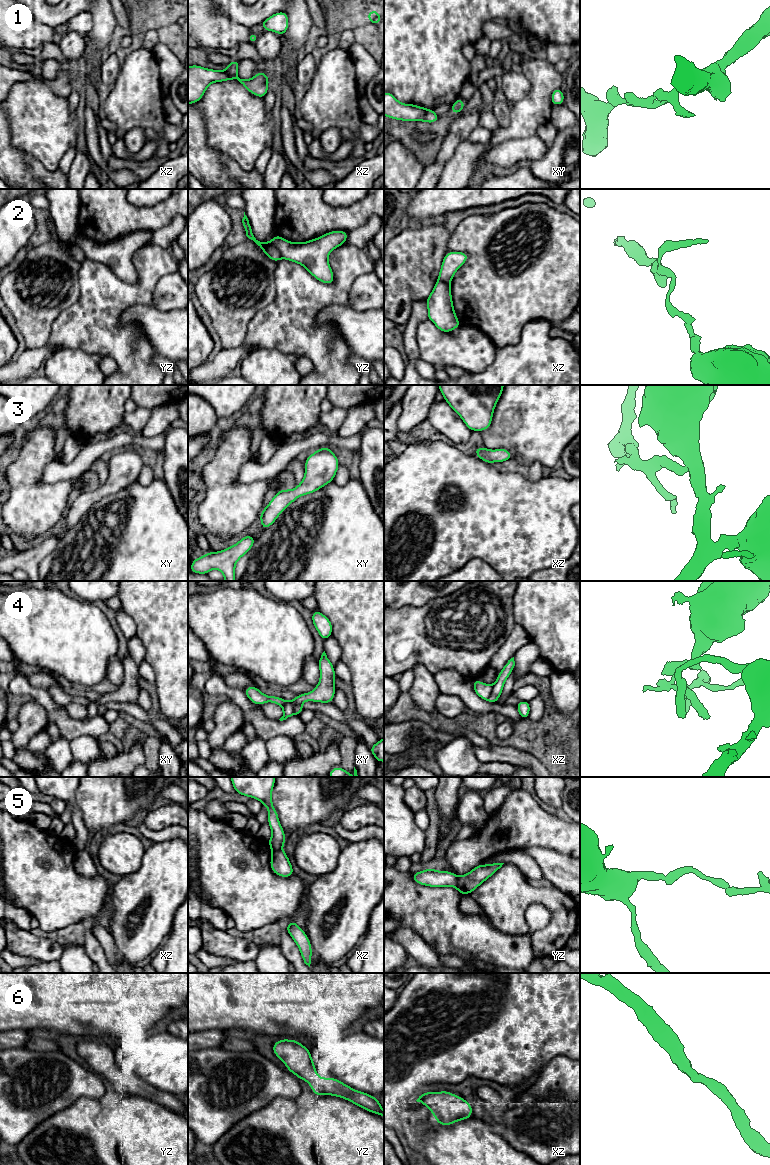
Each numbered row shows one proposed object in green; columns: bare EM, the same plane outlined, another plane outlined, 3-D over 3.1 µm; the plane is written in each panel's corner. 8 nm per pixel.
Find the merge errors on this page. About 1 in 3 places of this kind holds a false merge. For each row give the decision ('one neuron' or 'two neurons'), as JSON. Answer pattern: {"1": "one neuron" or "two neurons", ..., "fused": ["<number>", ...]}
{"1": "two neurons", "2": "two neurons", "3": "one neuron", "4": "two neurons", "5": "two neurons", "6": "one neuron", "fused": ["1", "2", "4", "5"]}

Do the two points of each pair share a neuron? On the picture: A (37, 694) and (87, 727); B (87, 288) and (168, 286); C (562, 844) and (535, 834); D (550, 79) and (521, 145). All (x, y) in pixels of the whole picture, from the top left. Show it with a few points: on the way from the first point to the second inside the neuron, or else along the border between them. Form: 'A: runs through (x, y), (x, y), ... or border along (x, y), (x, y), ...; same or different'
A: runs through (49, 705), (71, 727), (75, 727); same
B: border along (175, 272), (160, 278), (154, 306); different
C: runs through (555, 837), (552, 834), (542, 834); same
D: border along (535, 133), (527, 137), (511, 138), (501, 142); different

